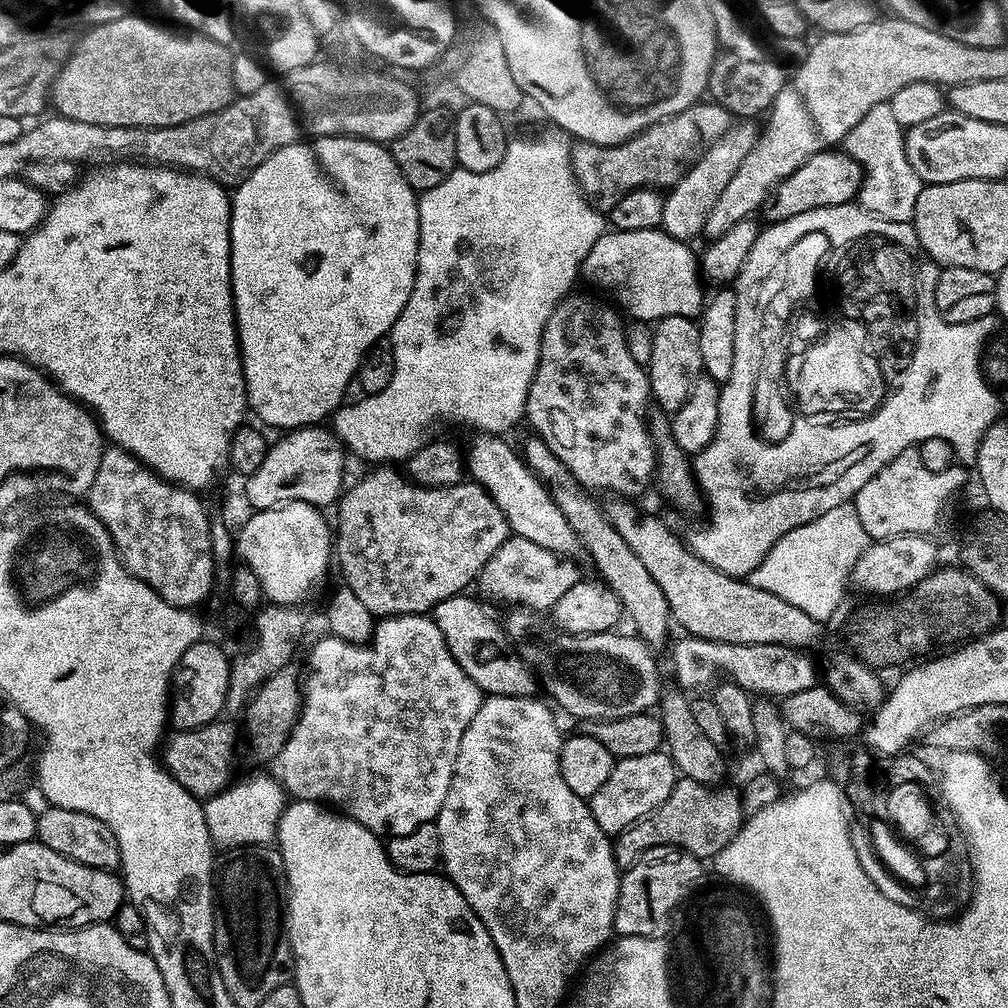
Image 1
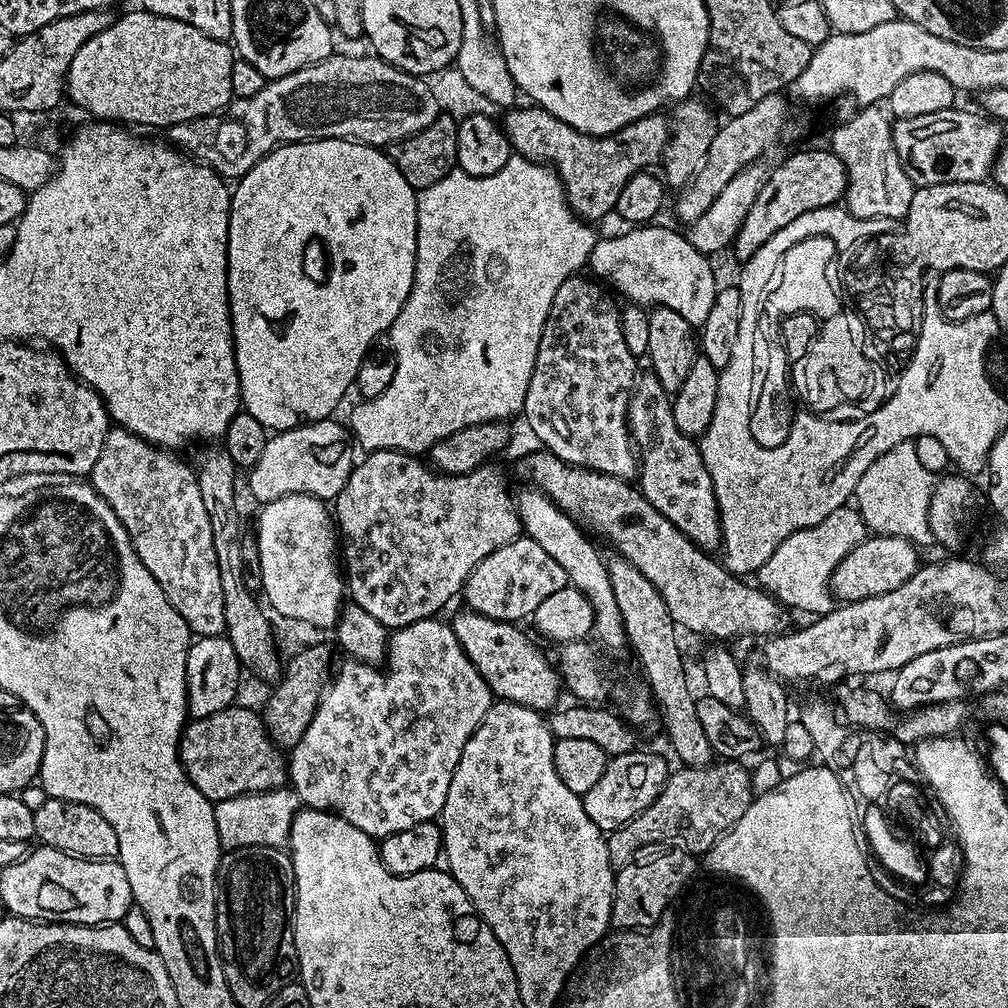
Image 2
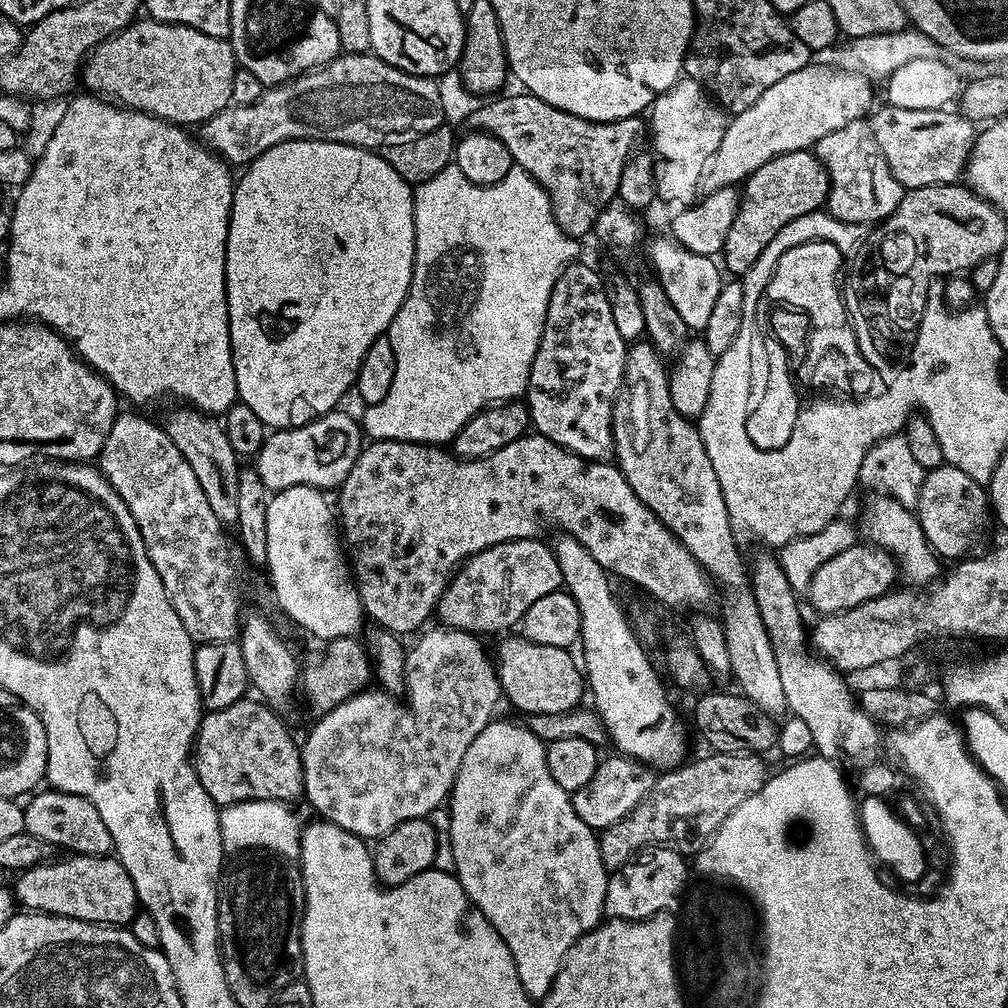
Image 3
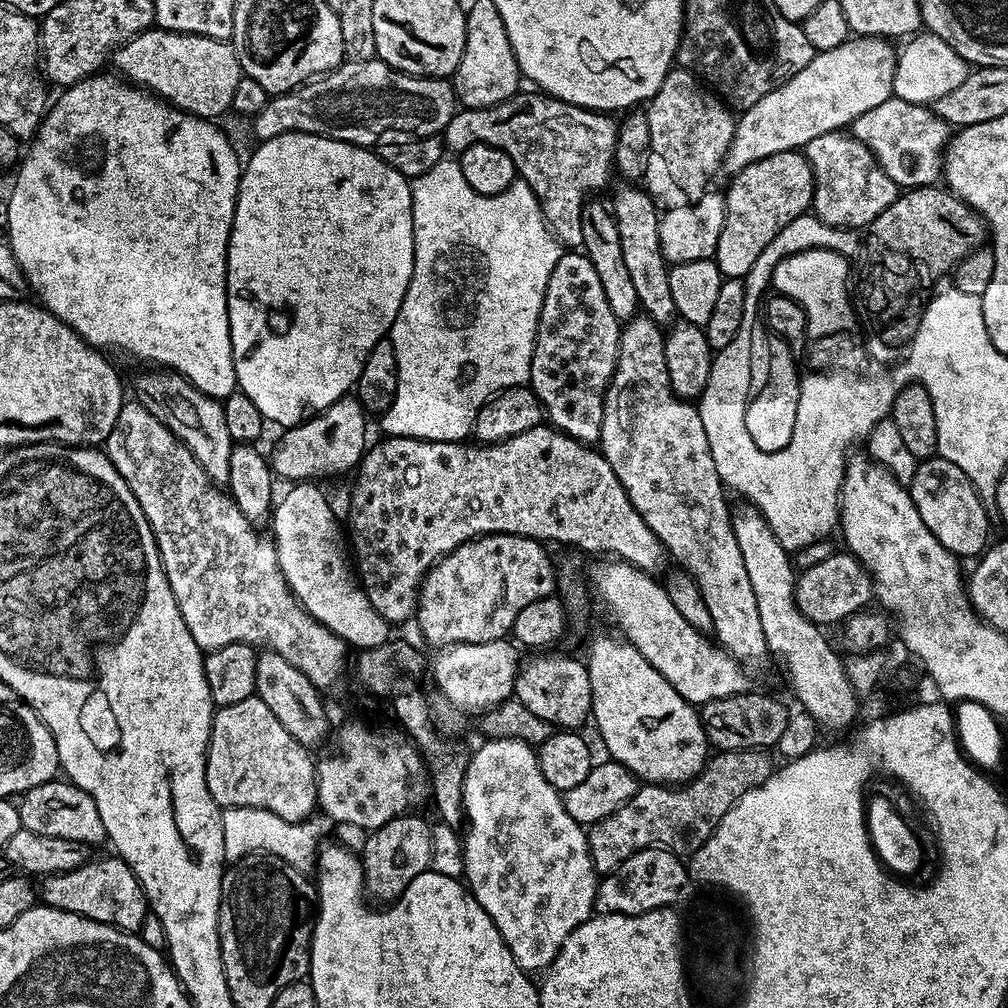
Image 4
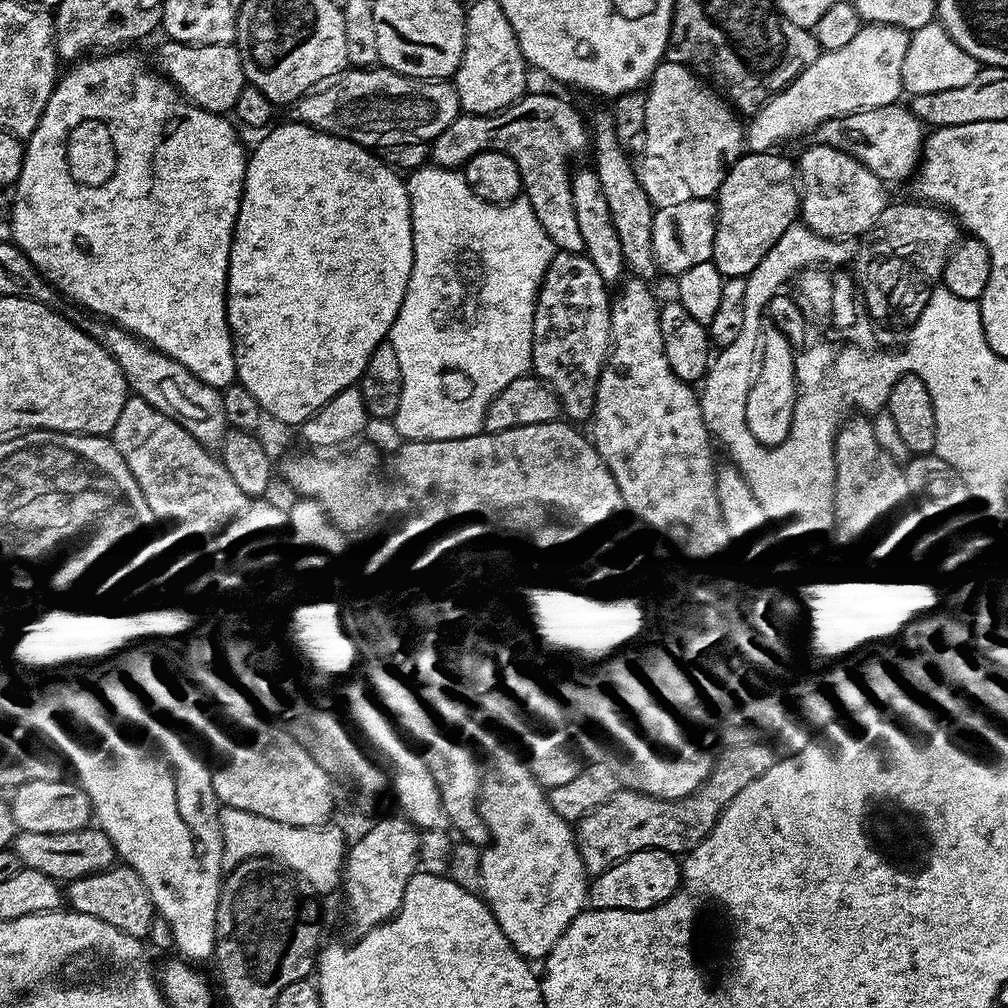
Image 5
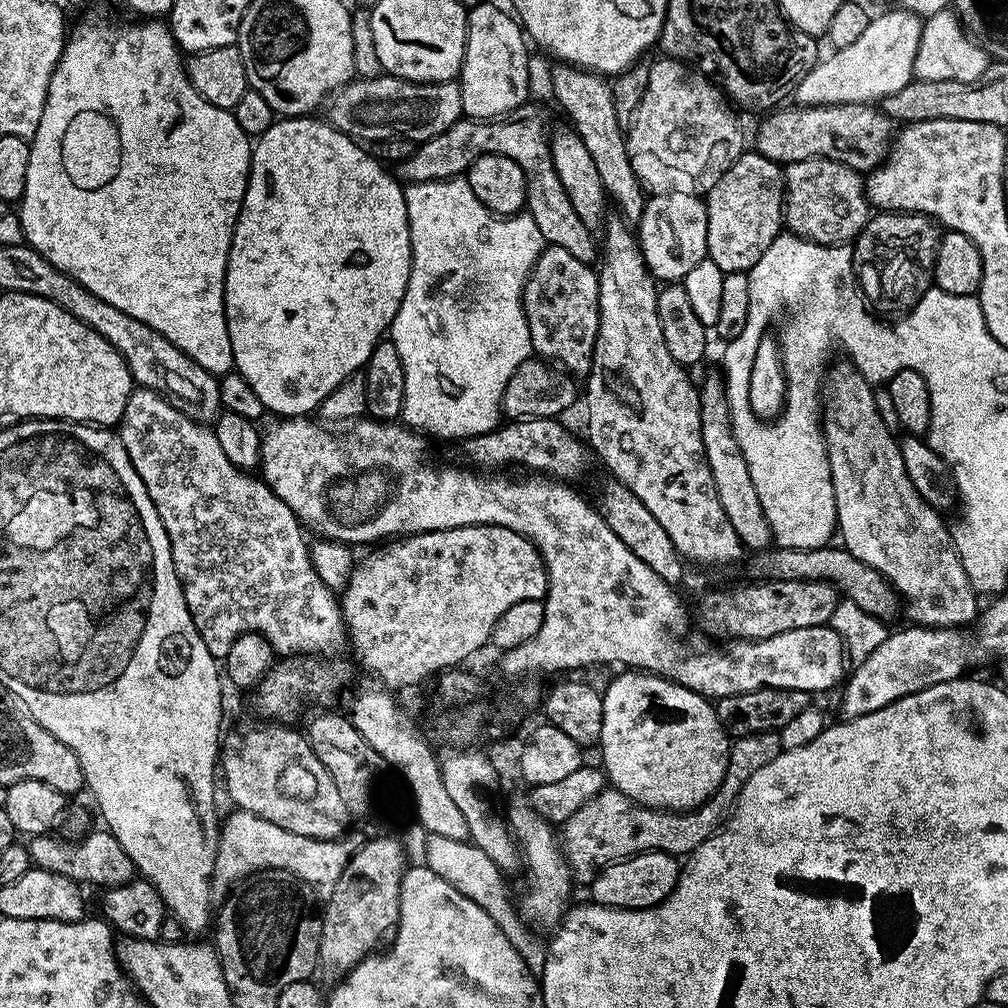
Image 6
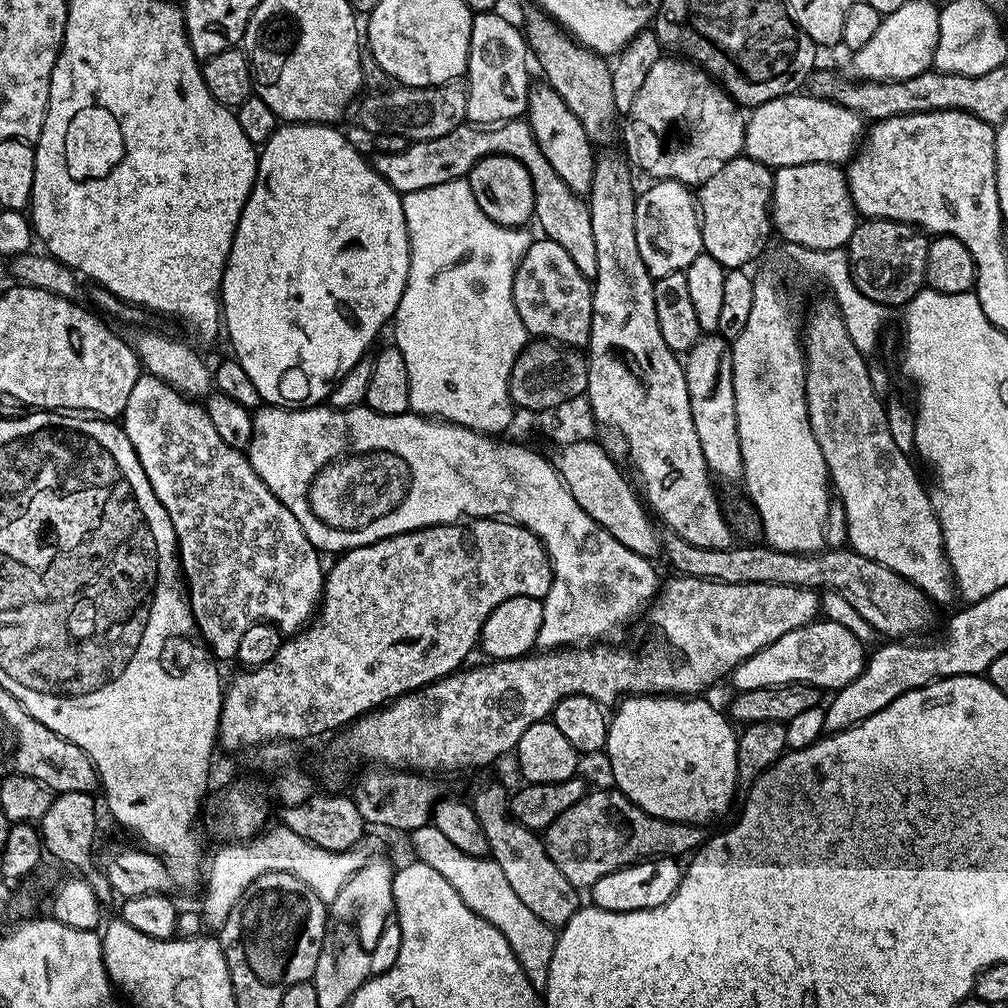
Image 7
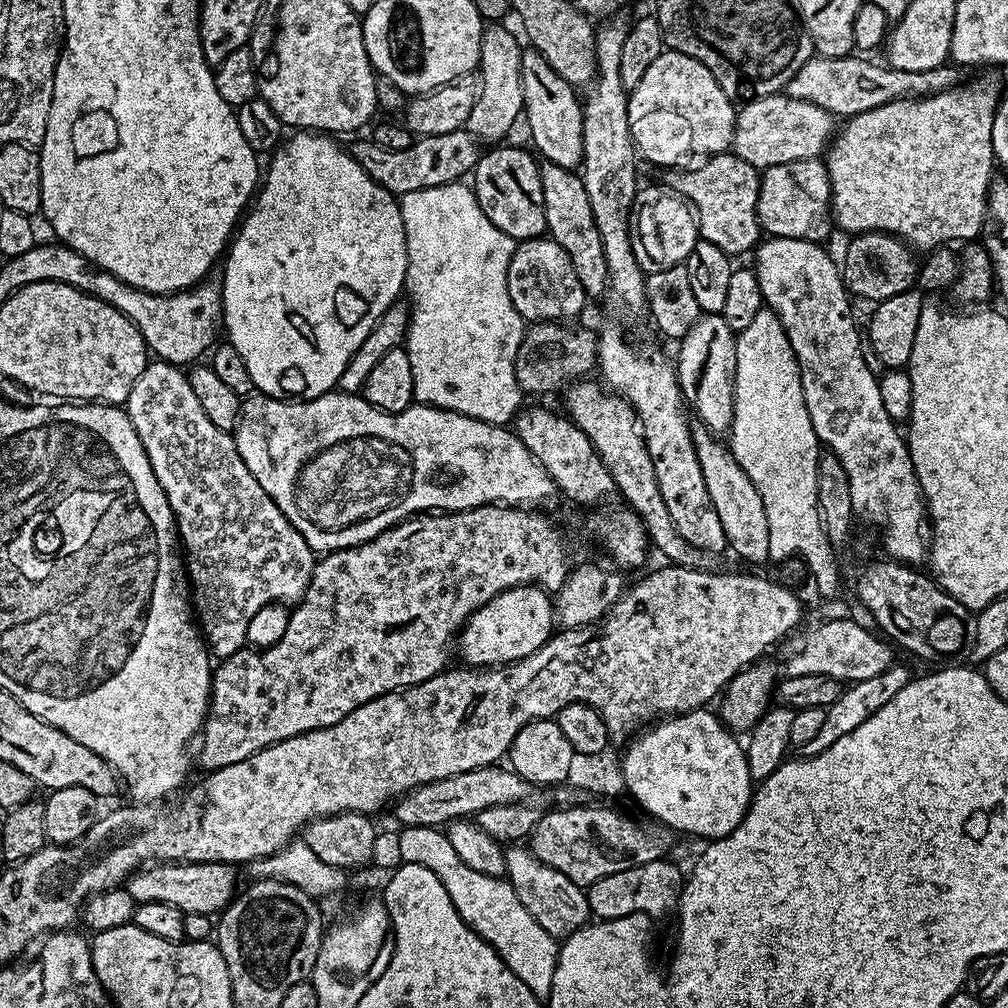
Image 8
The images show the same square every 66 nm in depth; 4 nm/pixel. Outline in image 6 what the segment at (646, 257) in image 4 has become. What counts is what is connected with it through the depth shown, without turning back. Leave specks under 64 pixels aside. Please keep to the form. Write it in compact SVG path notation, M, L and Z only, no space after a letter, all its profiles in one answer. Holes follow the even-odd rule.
M563 62L555 65L552 72L552 92L560 103L560 108L572 119L571 127L586 146L587 153L594 160L607 199L614 205L615 211L629 225L639 225L646 199L646 192L640 189L640 180L632 169L632 160L628 157L628 144L624 141L625 129L620 126L614 112L614 94L612 85L599 72L587 72L585 68L573 68Z

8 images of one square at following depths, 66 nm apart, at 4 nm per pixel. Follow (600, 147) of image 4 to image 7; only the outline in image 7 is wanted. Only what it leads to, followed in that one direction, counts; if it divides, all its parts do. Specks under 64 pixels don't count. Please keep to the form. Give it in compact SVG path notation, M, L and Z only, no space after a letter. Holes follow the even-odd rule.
M527 119L506 120L503 124L495 126L481 126L465 122L454 126L454 130L450 130L450 134L442 134L442 138L411 141L406 146L406 150L401 152L376 152L374 166L378 170L378 174L382 174L382 178L386 178L386 182L390 182L390 186L395 192L403 194L414 190L426 190L430 186L442 186L442 182L463 180L469 175L467 172L471 173L477 162L487 156L509 156L522 162L522 166L526 166L526 170L530 174L530 182L534 182L534 194L536 195L534 220L535 223L540 223L540 228L544 231L541 233L547 239L558 242L558 246L562 246L562 250L566 250L566 254L570 254L574 266L578 266L578 270L582 270L584 276L595 277L598 270L598 254L594 247L594 229L590 226L590 210L587 203L573 193L570 187L566 186L566 182L554 172L554 167L550 166L550 162L546 160L541 147L535 141L534 132L528 125Z

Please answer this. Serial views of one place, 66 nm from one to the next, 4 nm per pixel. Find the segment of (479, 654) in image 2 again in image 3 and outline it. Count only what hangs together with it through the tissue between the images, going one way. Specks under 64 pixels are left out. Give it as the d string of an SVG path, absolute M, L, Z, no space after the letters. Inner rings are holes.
M508 634L501 640L504 641L494 651L494 663L505 701L509 700L518 711L528 716L562 714L581 707L580 699L586 696L586 677L577 657L575 660L569 649L542 646L519 634Z

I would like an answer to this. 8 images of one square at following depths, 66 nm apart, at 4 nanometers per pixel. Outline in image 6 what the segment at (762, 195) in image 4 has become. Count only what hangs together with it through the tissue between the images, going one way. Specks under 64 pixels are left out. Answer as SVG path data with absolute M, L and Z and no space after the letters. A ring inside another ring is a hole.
M746 150L714 182L714 186L706 193L706 203L708 206L708 225L706 226L706 246L708 247L707 259L714 262L725 272L749 272L766 254L766 249L770 247L770 242L780 235L784 224L784 169L770 158L766 158L762 153L755 150Z

